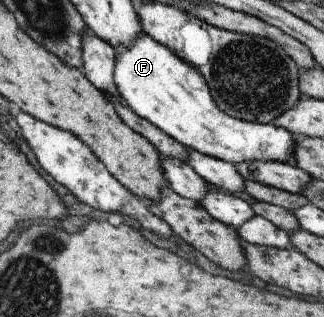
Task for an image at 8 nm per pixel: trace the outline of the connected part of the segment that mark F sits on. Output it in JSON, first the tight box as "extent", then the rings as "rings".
{"extent":[113,33,295,165],"rings":[[[141,33],[124,49],[115,50],[113,83],[119,98],[140,118],[146,119],[165,135],[185,146],[186,149],[235,165],[244,161],[281,162],[294,164],[295,138],[285,128],[270,123],[238,120],[222,112],[208,90],[202,75],[196,68],[180,60],[169,48],[158,44],[146,33]]]}

